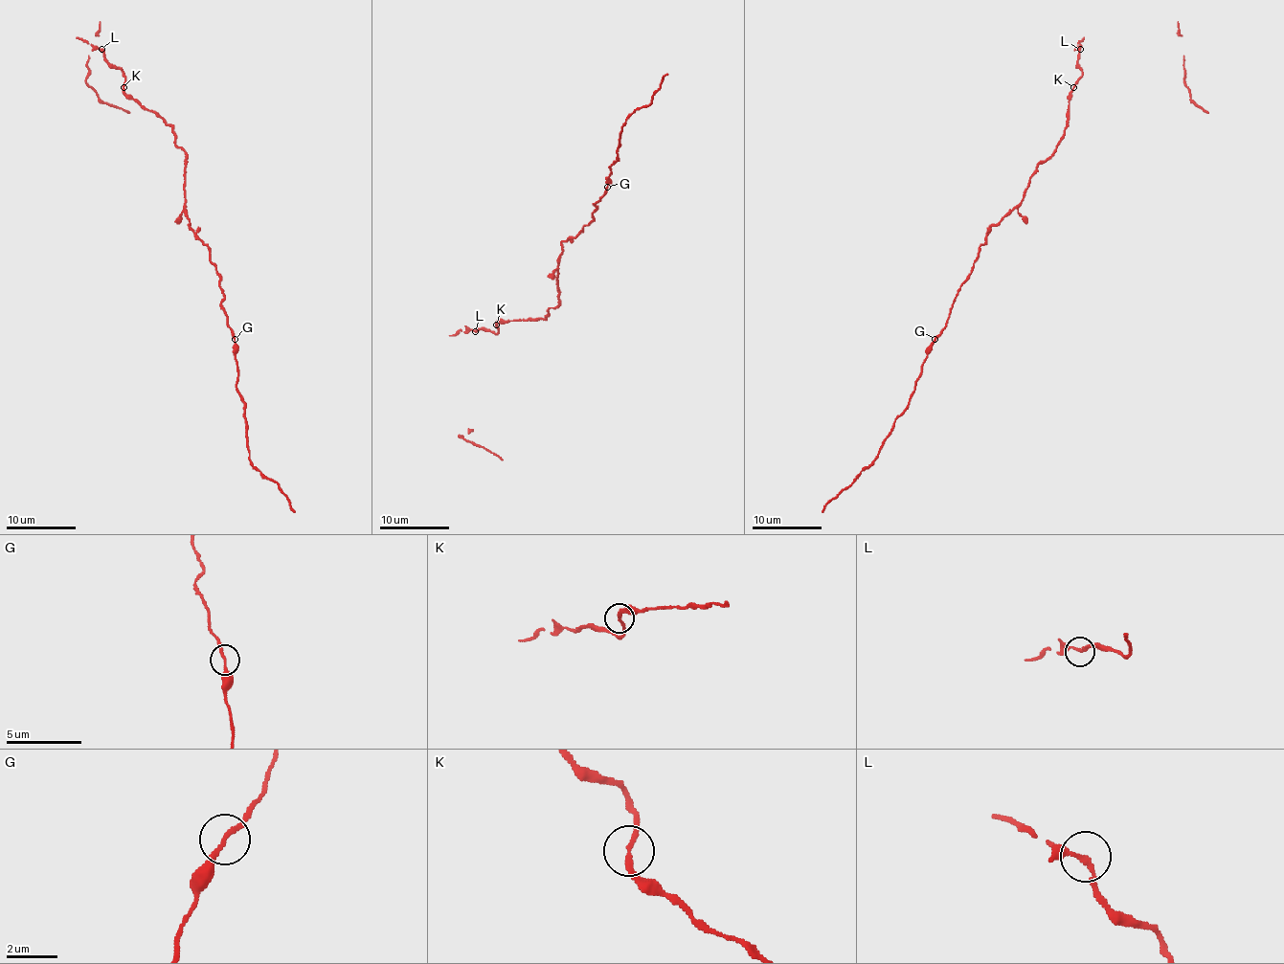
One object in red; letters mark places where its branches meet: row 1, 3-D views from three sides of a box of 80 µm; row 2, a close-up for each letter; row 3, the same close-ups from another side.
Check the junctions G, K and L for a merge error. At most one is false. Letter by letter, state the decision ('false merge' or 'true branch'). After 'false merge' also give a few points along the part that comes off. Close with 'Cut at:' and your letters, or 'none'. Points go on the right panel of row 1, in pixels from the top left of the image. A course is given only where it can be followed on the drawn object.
G: true branch
K: true branch
L: true branch
Cut at: none

